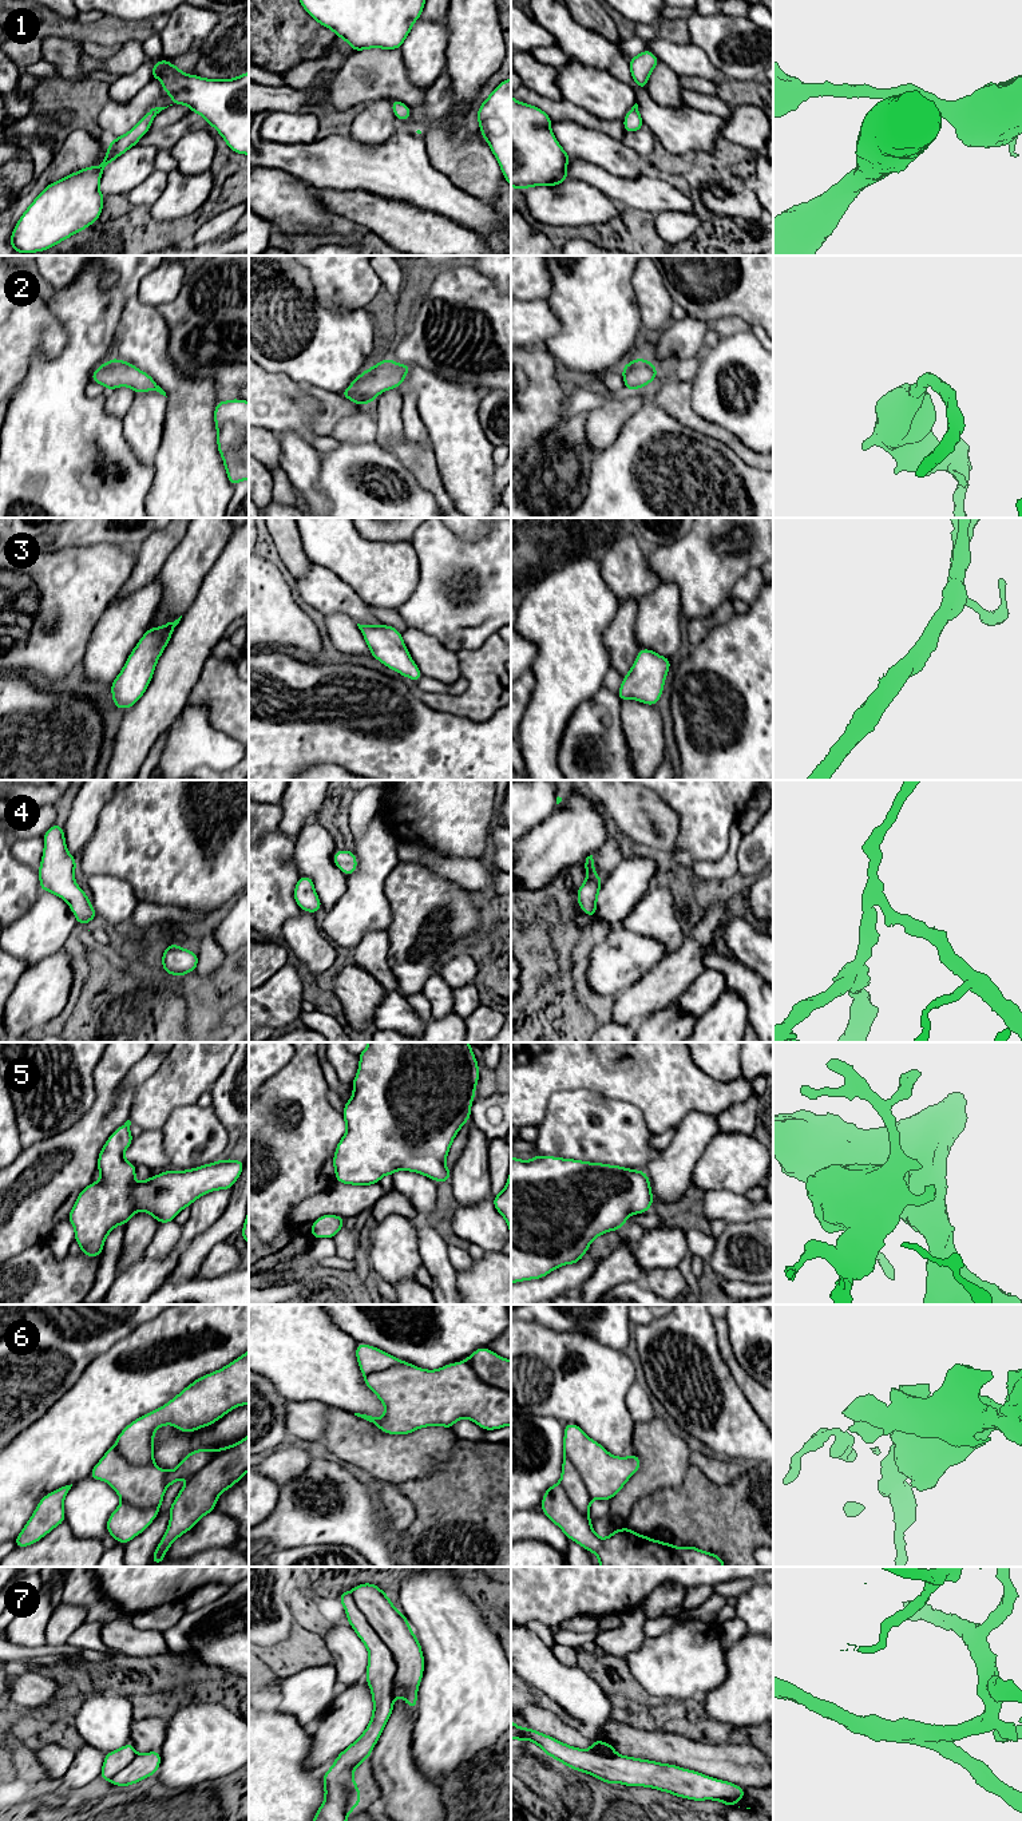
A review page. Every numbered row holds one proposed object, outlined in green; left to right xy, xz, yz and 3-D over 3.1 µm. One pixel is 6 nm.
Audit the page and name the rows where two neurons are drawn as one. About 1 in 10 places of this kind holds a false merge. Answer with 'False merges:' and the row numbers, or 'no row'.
False merges: no row

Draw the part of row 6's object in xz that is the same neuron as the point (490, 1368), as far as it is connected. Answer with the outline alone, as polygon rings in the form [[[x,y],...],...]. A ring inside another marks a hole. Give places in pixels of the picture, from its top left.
[[[357,1343],[356,1357],[364,1383],[385,1406],[381,1418],[354,1413],[387,1434],[409,1434],[419,1428],[439,1425],[451,1429],[459,1418],[468,1418],[484,1430],[511,1425],[511,1361],[488,1347],[475,1350],[466,1361],[437,1370],[419,1369],[385,1351]]]

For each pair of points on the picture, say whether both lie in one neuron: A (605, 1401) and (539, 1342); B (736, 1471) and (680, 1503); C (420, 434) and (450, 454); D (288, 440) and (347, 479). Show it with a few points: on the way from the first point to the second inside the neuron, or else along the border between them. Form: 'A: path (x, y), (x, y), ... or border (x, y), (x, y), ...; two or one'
A: path (590, 1378), (590, 1364), (585, 1353), (562, 1344); one
B: border (690, 1463), (716, 1484), (727, 1484), (743, 1473); two
C: border (416, 410), (430, 440); two
D: border (321, 452), (317, 487), (324, 493); two

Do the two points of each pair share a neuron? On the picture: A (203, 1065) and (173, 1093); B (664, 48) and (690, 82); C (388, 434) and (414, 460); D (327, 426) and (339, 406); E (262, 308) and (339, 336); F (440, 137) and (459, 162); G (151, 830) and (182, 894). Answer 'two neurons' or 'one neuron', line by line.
A: one neuron
B: two neurons
C: two neurons
D: one neuron
E: one neuron
F: one neuron
G: one neuron

